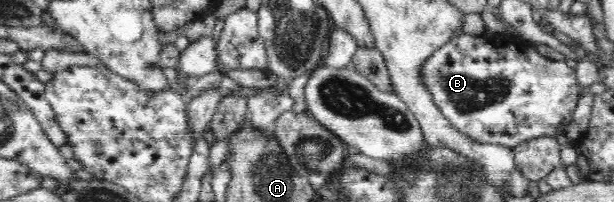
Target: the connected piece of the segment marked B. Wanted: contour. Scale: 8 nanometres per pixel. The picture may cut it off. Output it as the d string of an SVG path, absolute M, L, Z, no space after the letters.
M461 34L445 43L441 49L437 49L436 53L433 53L429 57L429 61L423 65L423 82L427 84L429 93L432 94L435 105L441 110L441 113L451 122L453 127L457 128L459 132L469 135L471 139L477 139L477 142L488 144L499 144L506 148L515 147L519 142L529 141L535 139L540 135L555 136L560 130L572 123L573 111L577 105L579 99L579 88L577 88L577 77L575 76L575 69L569 68L564 61L551 60L544 56L541 56L533 44L528 44L518 36L502 35L481 35L472 36L467 34Z

